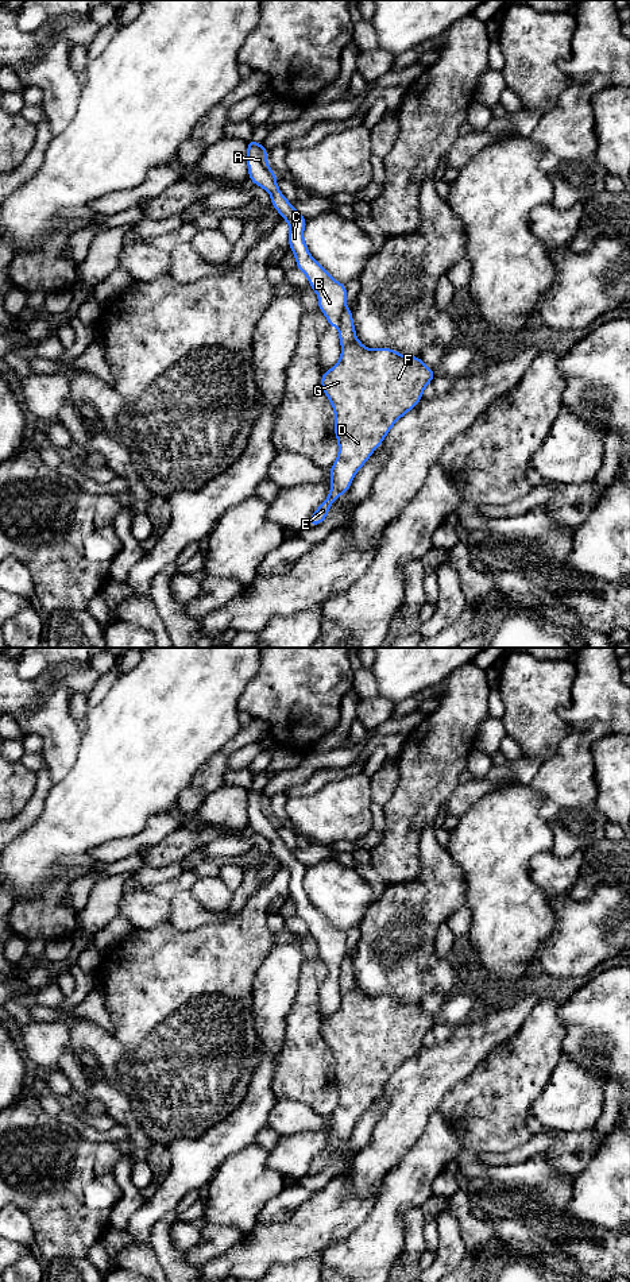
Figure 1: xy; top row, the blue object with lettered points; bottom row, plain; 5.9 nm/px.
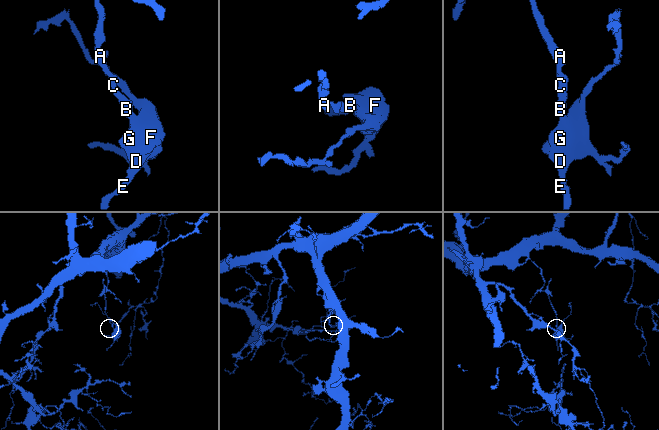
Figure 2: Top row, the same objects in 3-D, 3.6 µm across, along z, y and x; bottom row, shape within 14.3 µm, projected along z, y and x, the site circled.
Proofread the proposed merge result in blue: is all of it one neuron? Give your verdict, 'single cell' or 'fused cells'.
fused cells

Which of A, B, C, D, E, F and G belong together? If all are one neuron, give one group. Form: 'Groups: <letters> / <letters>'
Groups: A B C / D E F G

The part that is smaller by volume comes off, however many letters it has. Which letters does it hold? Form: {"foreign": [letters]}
{"foreign": ["D", "E", "F", "G"]}

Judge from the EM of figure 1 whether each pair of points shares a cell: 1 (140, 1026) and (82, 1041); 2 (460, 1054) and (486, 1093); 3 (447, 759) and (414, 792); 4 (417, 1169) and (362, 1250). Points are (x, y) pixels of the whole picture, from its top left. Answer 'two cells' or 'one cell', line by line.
1: two cells
2: two cells
3: one cell
4: one cell

